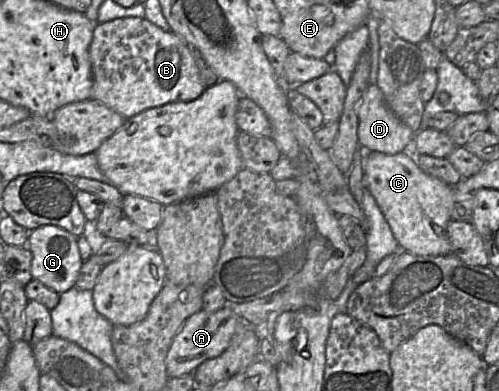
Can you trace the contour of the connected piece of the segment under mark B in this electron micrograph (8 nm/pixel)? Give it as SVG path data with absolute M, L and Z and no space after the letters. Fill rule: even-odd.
M123 17L96 23L90 44L92 65L91 98L129 119L142 111L177 101L192 101L206 89L193 57L193 48L172 31L165 31L149 20Z

